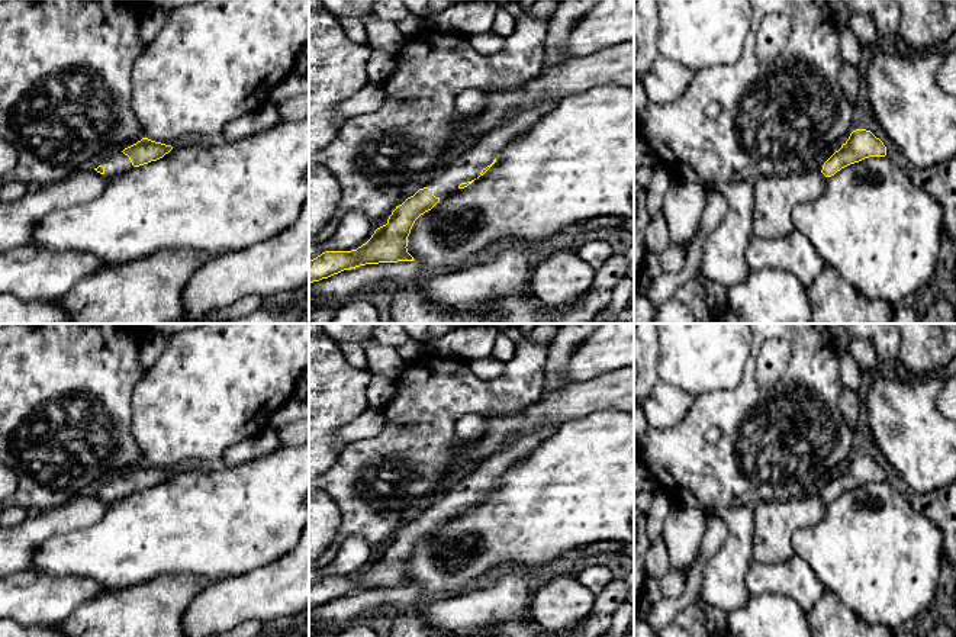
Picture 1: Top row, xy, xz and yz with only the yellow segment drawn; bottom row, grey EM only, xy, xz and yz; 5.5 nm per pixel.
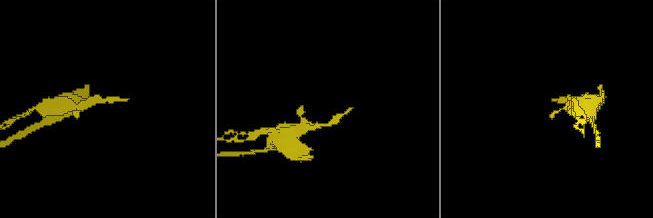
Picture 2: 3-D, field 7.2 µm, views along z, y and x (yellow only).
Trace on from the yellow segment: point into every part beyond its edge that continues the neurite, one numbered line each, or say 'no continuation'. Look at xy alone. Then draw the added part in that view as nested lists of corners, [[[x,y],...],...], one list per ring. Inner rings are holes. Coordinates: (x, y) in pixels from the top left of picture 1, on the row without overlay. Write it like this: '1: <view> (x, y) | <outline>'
1: xy (116, 488) | [[[112,477],[109,479],[103,486],[100,486],[96,493],[99,490],[104,492],[104,502],[110,504],[110,502],[116,502],[128,495],[131,495],[133,490],[129,485],[128,480],[125,480],[123,477]]]

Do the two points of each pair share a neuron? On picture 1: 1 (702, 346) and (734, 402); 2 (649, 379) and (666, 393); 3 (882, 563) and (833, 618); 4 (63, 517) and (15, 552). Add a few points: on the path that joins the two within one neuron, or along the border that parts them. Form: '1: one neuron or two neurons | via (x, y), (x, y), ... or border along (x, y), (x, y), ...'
1: two neurons | border along (747, 362), (736, 386), (710, 391), (695, 398)
2: two neurons | border along (659, 380), (649, 396)
3: two neurons | border along (826, 589), (833, 592), (866, 621)
4: one neuron | via (51, 523), (36, 530), (26, 540)

